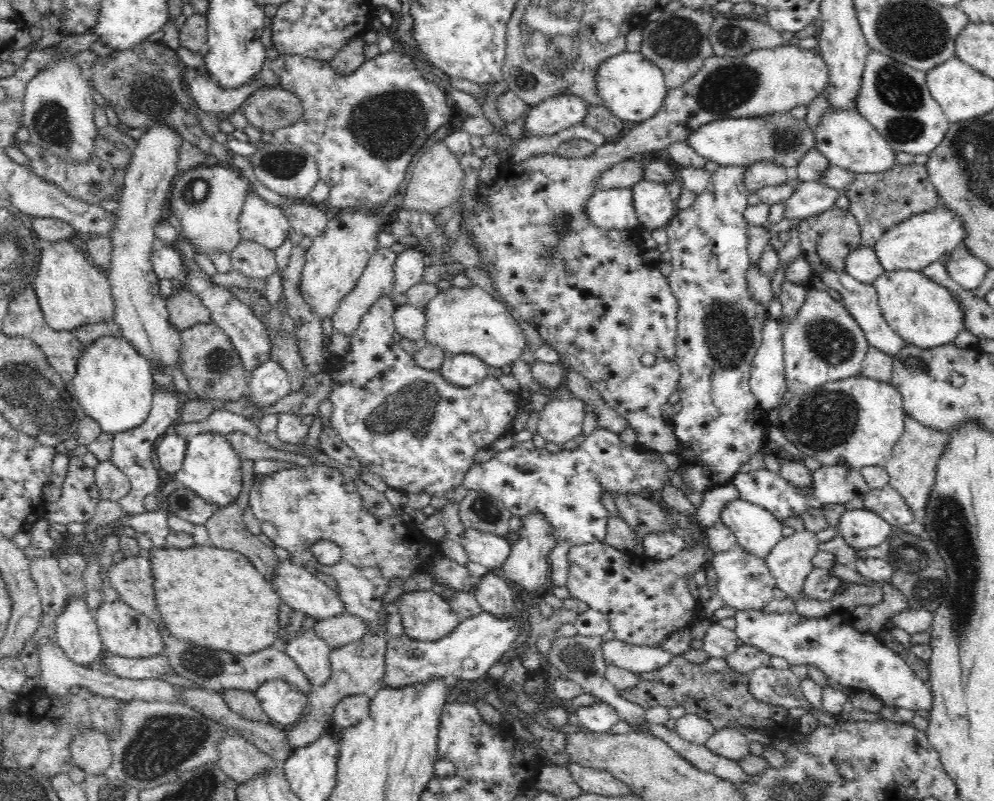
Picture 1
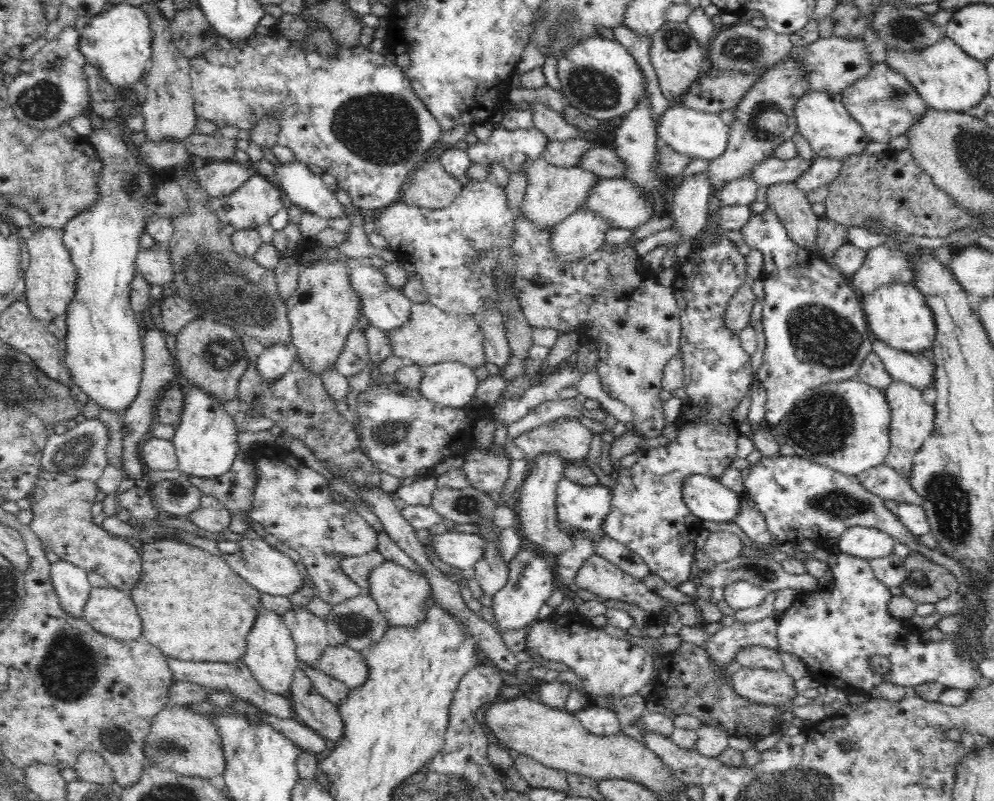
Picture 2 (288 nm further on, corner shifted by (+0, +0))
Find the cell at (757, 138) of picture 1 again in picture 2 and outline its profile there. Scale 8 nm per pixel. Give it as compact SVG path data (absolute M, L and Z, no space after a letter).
M672 102L660 114L656 130L658 130L660 144L666 144L666 146L674 148L676 152L686 154L690 158L704 158L710 162L724 154L724 150L728 148L728 140L730 140L730 126L724 124L724 120L718 114L686 108L686 106L682 106L682 102Z

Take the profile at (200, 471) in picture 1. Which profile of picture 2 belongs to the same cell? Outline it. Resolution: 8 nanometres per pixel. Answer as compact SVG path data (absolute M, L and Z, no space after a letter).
M182 382L182 390L182 418L172 438L174 450L178 454L180 472L202 478L226 474L236 462L236 454L240 450L240 436L234 424L234 416L230 416L224 410L224 404L218 398L214 398L208 390L190 382Z

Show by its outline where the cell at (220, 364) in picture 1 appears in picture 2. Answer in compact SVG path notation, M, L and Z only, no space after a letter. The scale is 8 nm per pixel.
M196 318L186 328L176 334L176 352L174 352L176 370L182 382L196 384L208 390L220 402L234 400L238 394L238 382L248 368L248 354L242 342L242 334L230 328L220 320L202 320Z

